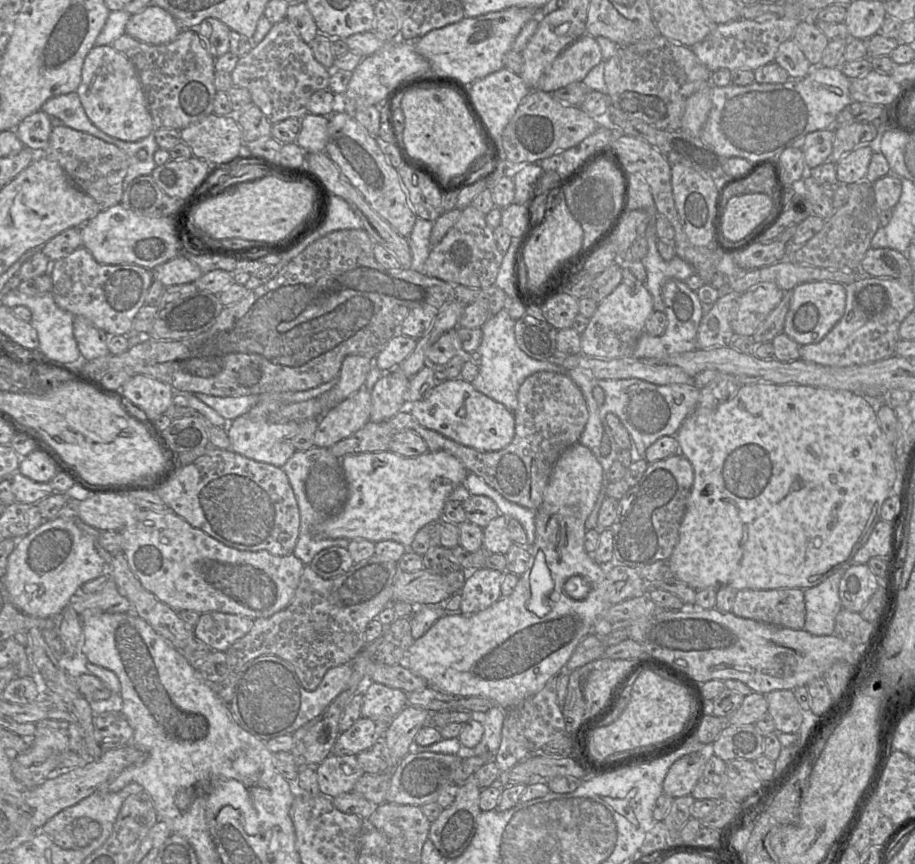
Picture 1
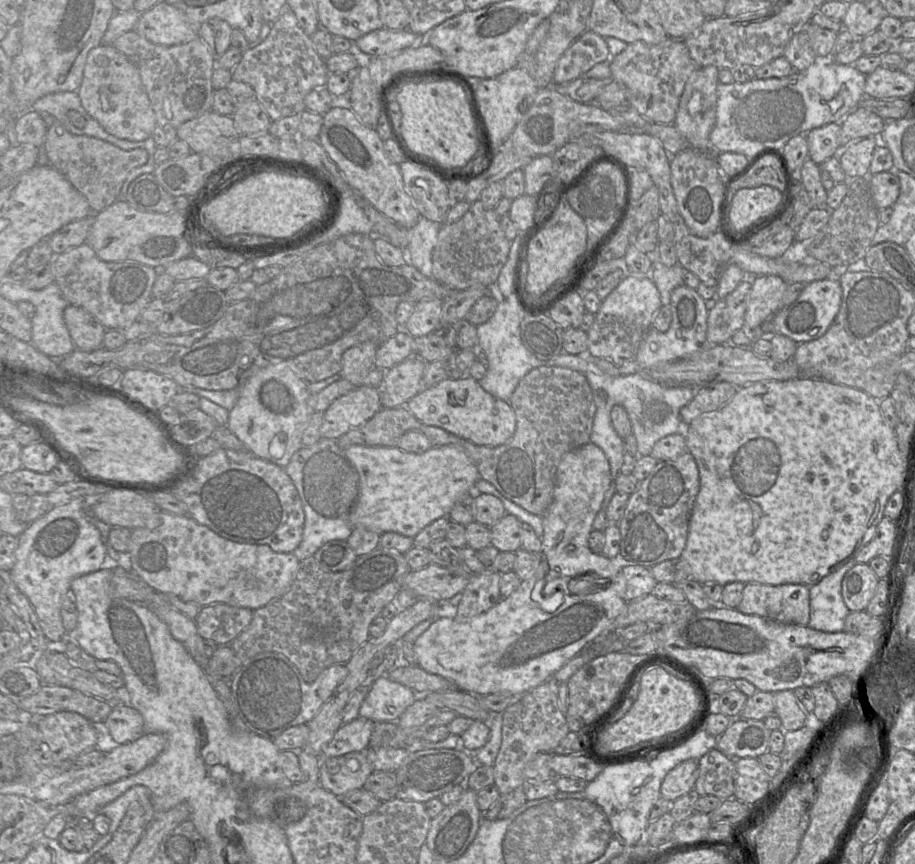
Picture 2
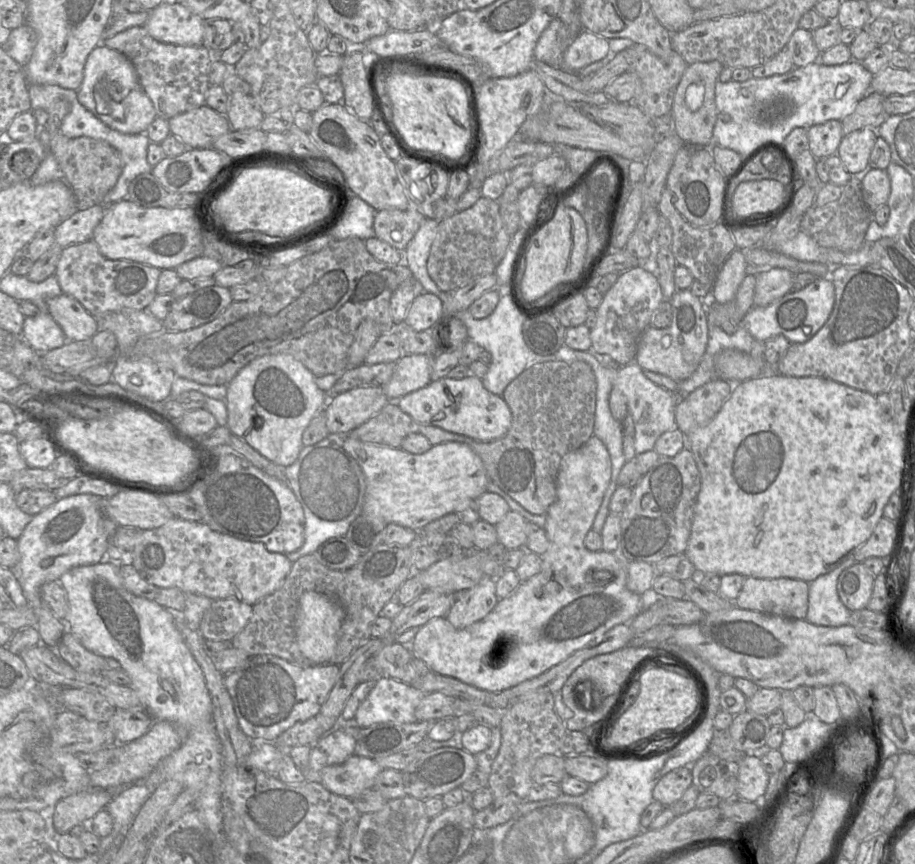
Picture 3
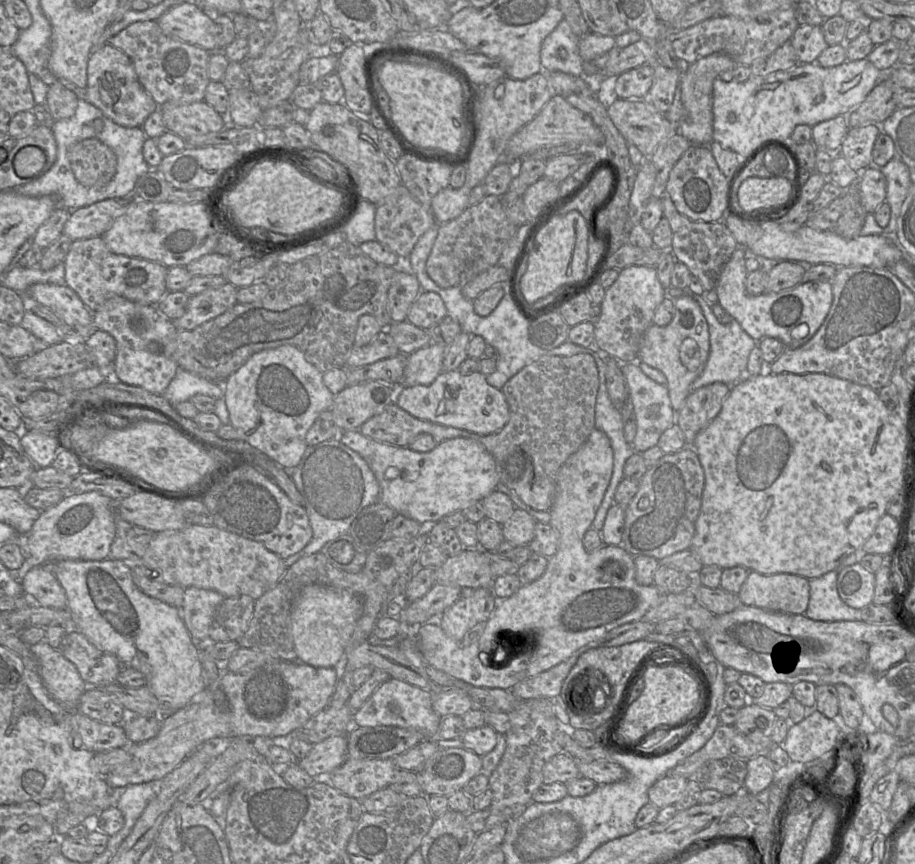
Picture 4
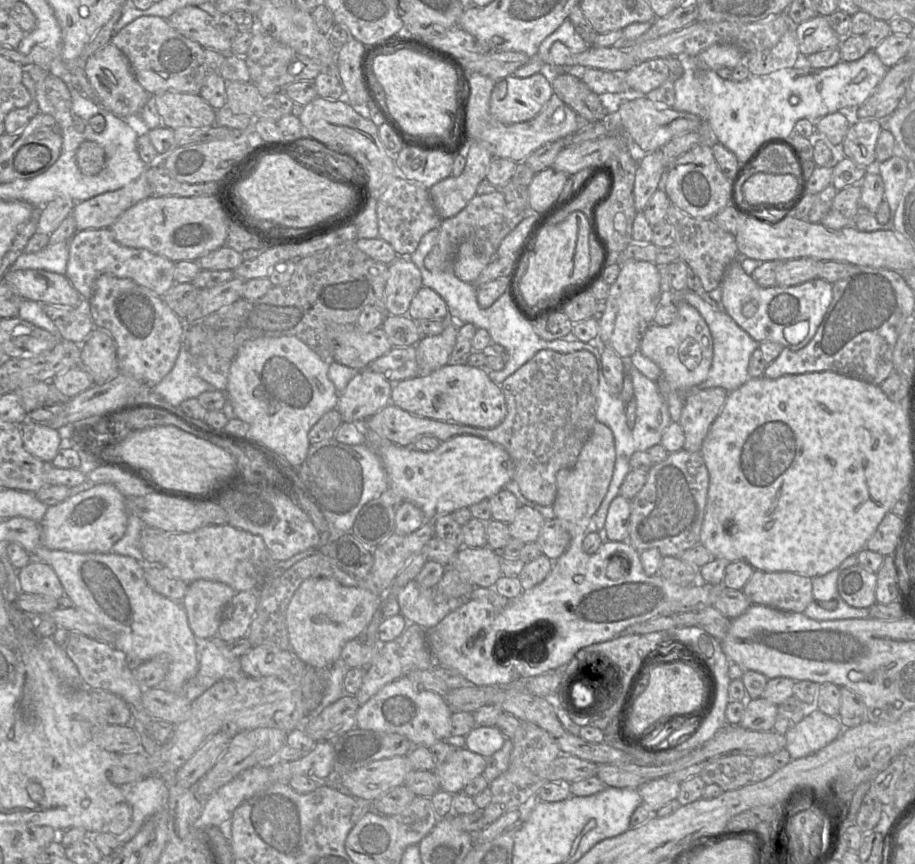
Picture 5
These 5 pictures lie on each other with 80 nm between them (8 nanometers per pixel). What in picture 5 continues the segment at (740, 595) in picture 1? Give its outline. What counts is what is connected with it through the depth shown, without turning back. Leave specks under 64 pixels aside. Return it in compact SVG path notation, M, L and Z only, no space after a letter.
M754 570L742 591L752 604L802 613L812 601L812 578Z

